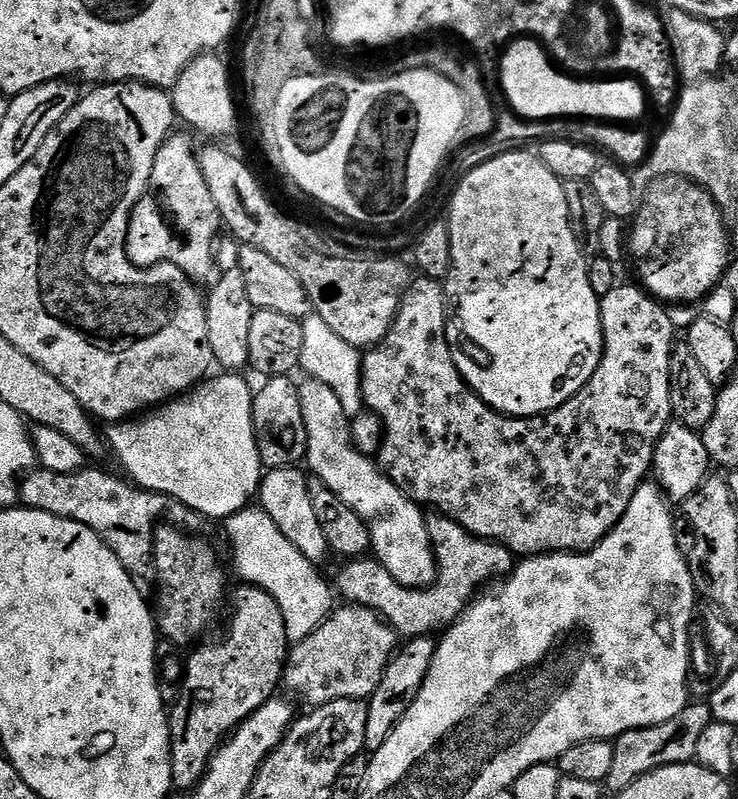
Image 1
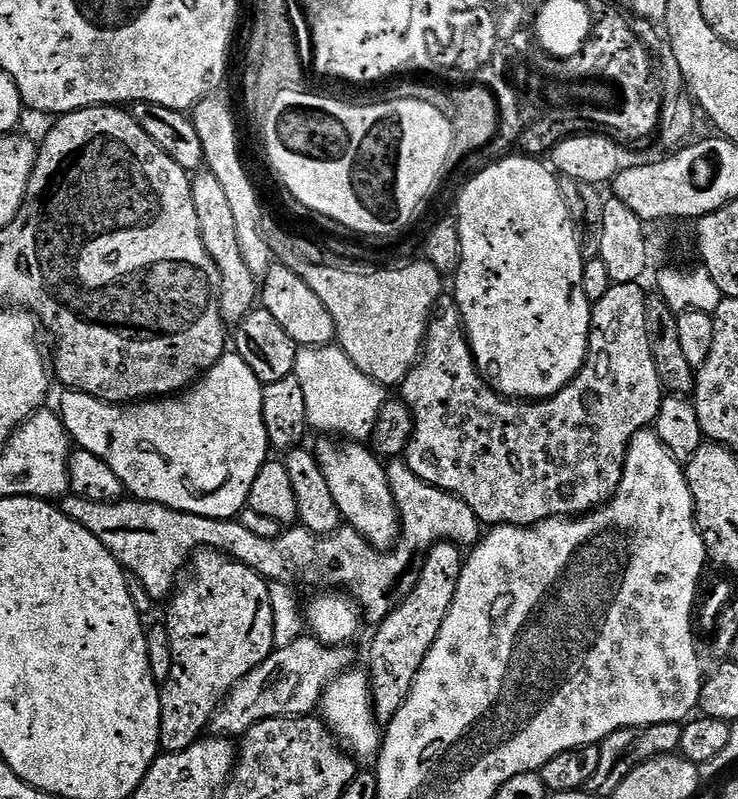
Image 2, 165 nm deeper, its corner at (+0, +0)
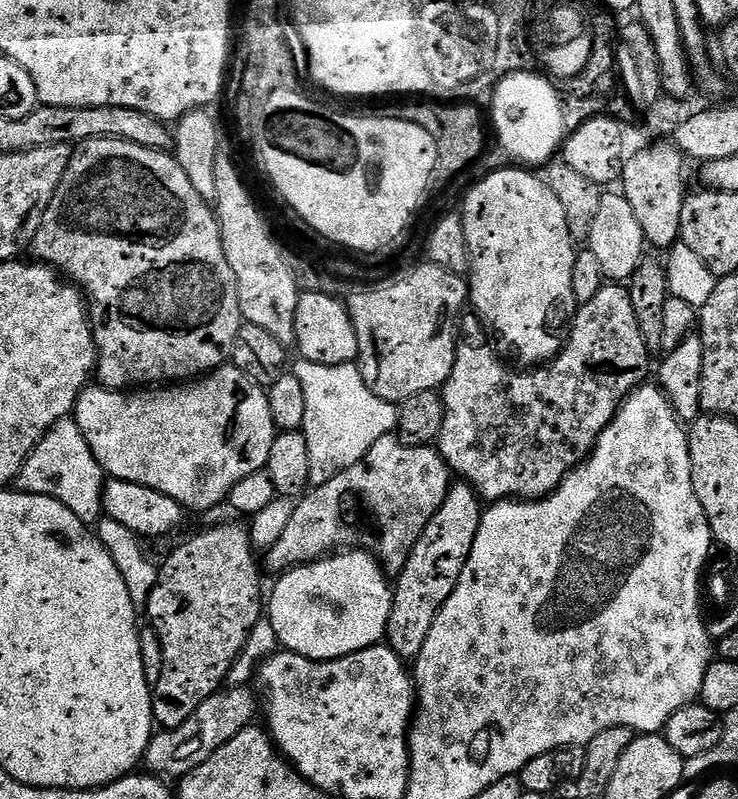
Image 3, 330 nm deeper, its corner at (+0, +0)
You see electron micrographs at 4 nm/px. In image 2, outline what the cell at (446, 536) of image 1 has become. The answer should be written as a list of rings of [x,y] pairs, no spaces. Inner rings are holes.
[[[403,459],[391,461],[387,469],[390,490],[394,494],[396,509],[400,511],[400,539],[391,550],[374,547],[366,537],[358,534],[358,530],[347,526],[342,526],[337,532],[331,532],[329,536],[319,536],[305,528],[292,526],[274,538],[258,538],[254,530],[246,530],[246,526],[242,526],[236,518],[211,520],[135,498],[94,502],[69,494],[59,501],[58,507],[74,522],[86,526],[86,530],[90,530],[90,534],[94,534],[94,538],[98,538],[98,542],[102,542],[102,546],[110,550],[110,554],[119,562],[125,573],[138,578],[138,582],[146,586],[146,594],[150,594],[153,602],[167,601],[175,593],[178,581],[197,548],[216,548],[237,560],[239,564],[250,566],[250,570],[254,570],[269,582],[296,585],[301,589],[304,587],[316,588],[312,590],[339,590],[355,600],[363,619],[367,623],[369,620],[369,625],[375,626],[381,624],[405,600],[410,590],[414,590],[420,577],[422,554],[426,554],[434,545],[441,542],[459,544],[461,549],[468,550],[479,544],[482,539],[480,519],[474,514],[474,510],[470,510],[470,506],[466,506],[466,502],[462,502],[462,498],[418,478],[418,474],[414,474]]]

